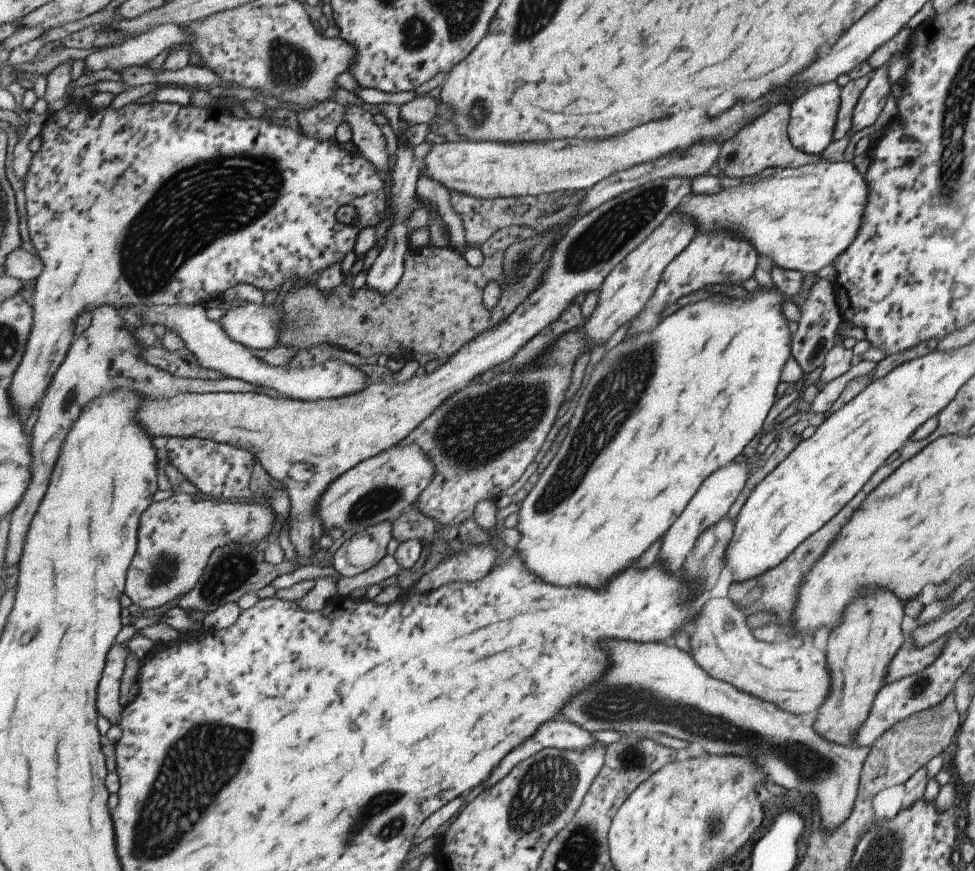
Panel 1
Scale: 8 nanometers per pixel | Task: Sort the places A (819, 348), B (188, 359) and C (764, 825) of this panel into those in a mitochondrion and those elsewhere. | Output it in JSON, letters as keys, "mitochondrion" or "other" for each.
{"A":"other","B":"other","C":"other"}

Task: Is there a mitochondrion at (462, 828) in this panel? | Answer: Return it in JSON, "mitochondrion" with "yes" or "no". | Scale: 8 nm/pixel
{"mitochondrion":"no"}

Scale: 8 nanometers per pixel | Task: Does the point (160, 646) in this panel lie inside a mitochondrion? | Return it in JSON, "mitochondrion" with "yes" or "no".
{"mitochondrion":"no"}

